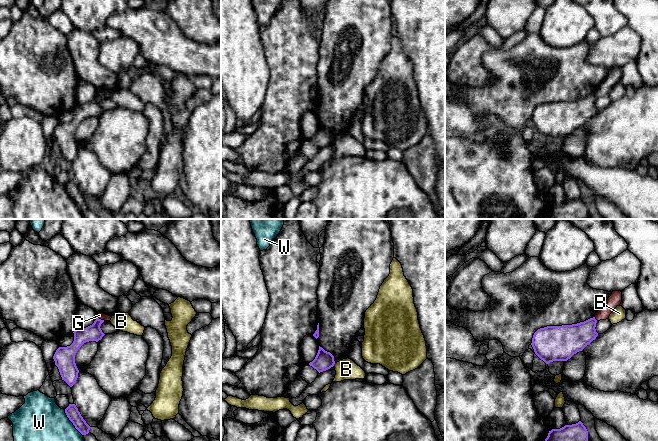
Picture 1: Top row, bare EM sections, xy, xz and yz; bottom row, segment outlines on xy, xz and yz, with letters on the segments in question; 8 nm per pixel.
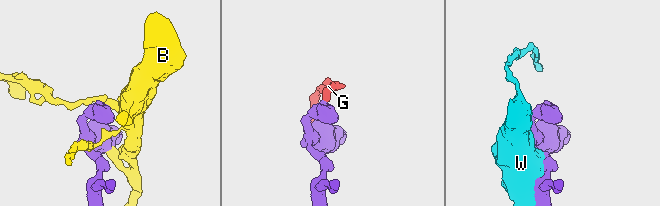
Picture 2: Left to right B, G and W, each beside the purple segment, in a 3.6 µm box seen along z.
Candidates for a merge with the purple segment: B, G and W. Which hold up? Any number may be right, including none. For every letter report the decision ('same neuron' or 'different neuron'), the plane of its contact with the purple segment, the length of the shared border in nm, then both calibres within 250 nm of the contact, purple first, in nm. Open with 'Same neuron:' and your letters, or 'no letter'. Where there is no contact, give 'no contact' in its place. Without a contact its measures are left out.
Same neuron: no letter
B: different neuron; meets purple in xz; contact 30 nm long; 150 nm thick on the purple side, 170 nm on the other
G: different neuron; meets purple in xy; contact 70 nm long; 130 nm thick on the purple side, 60 nm on the other
W: different neuron; meets purple in xy; contact 260 nm long; 100 nm thick on the purple side, 500 nm on the other

